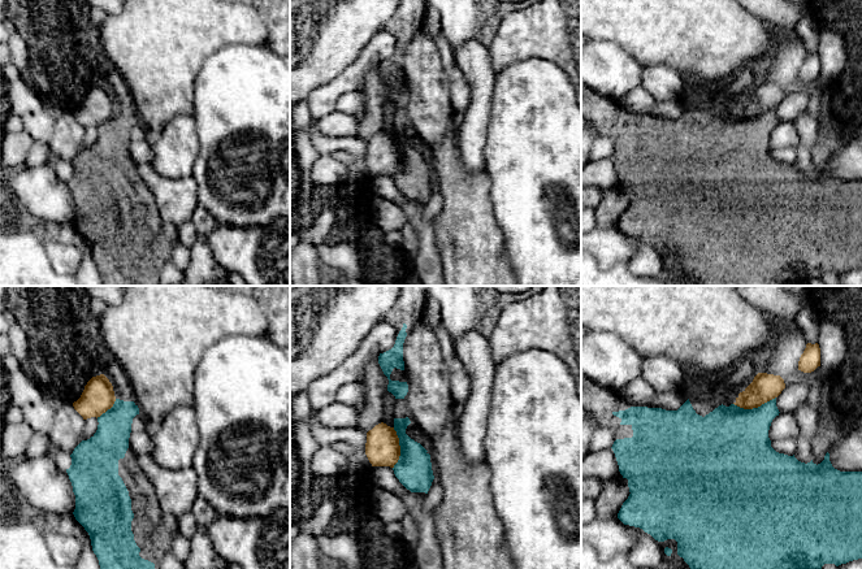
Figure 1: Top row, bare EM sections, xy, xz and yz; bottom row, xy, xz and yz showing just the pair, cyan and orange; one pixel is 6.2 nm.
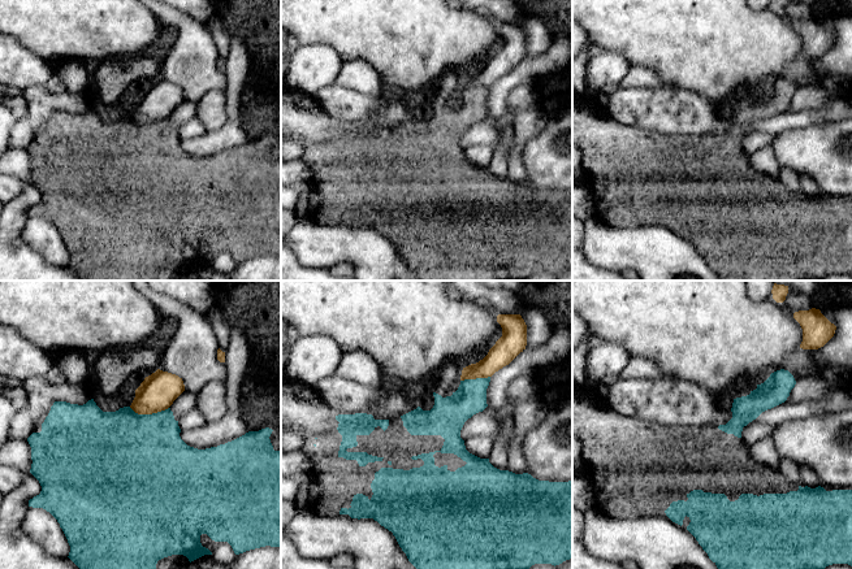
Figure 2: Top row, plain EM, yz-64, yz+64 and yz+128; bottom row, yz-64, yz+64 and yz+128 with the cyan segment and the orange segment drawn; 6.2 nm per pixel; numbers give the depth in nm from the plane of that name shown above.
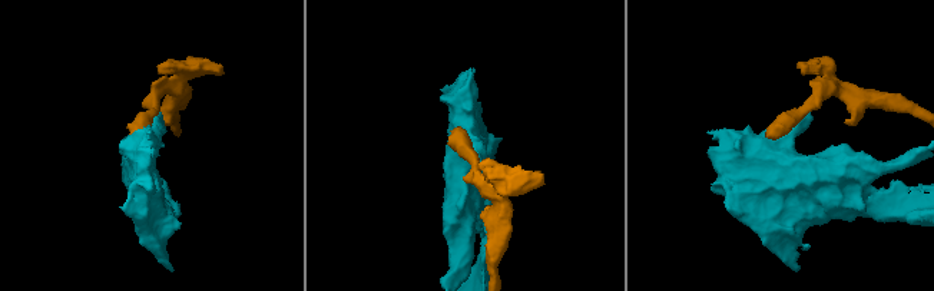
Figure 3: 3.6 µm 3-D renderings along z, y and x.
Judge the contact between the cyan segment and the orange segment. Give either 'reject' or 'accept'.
reject

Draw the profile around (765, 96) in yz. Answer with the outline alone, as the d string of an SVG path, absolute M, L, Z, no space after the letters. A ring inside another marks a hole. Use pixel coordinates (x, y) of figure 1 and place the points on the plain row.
M758 82L753 91L738 103L733 113L744 118L758 117L777 107L784 97L785 92L780 84Z

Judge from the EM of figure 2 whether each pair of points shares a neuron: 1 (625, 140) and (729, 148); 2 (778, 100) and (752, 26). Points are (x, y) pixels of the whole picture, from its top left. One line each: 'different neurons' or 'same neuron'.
1: same neuron
2: different neurons

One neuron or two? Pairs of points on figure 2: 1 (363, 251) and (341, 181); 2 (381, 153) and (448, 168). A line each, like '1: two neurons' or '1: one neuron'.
1: two neurons
2: one neuron

